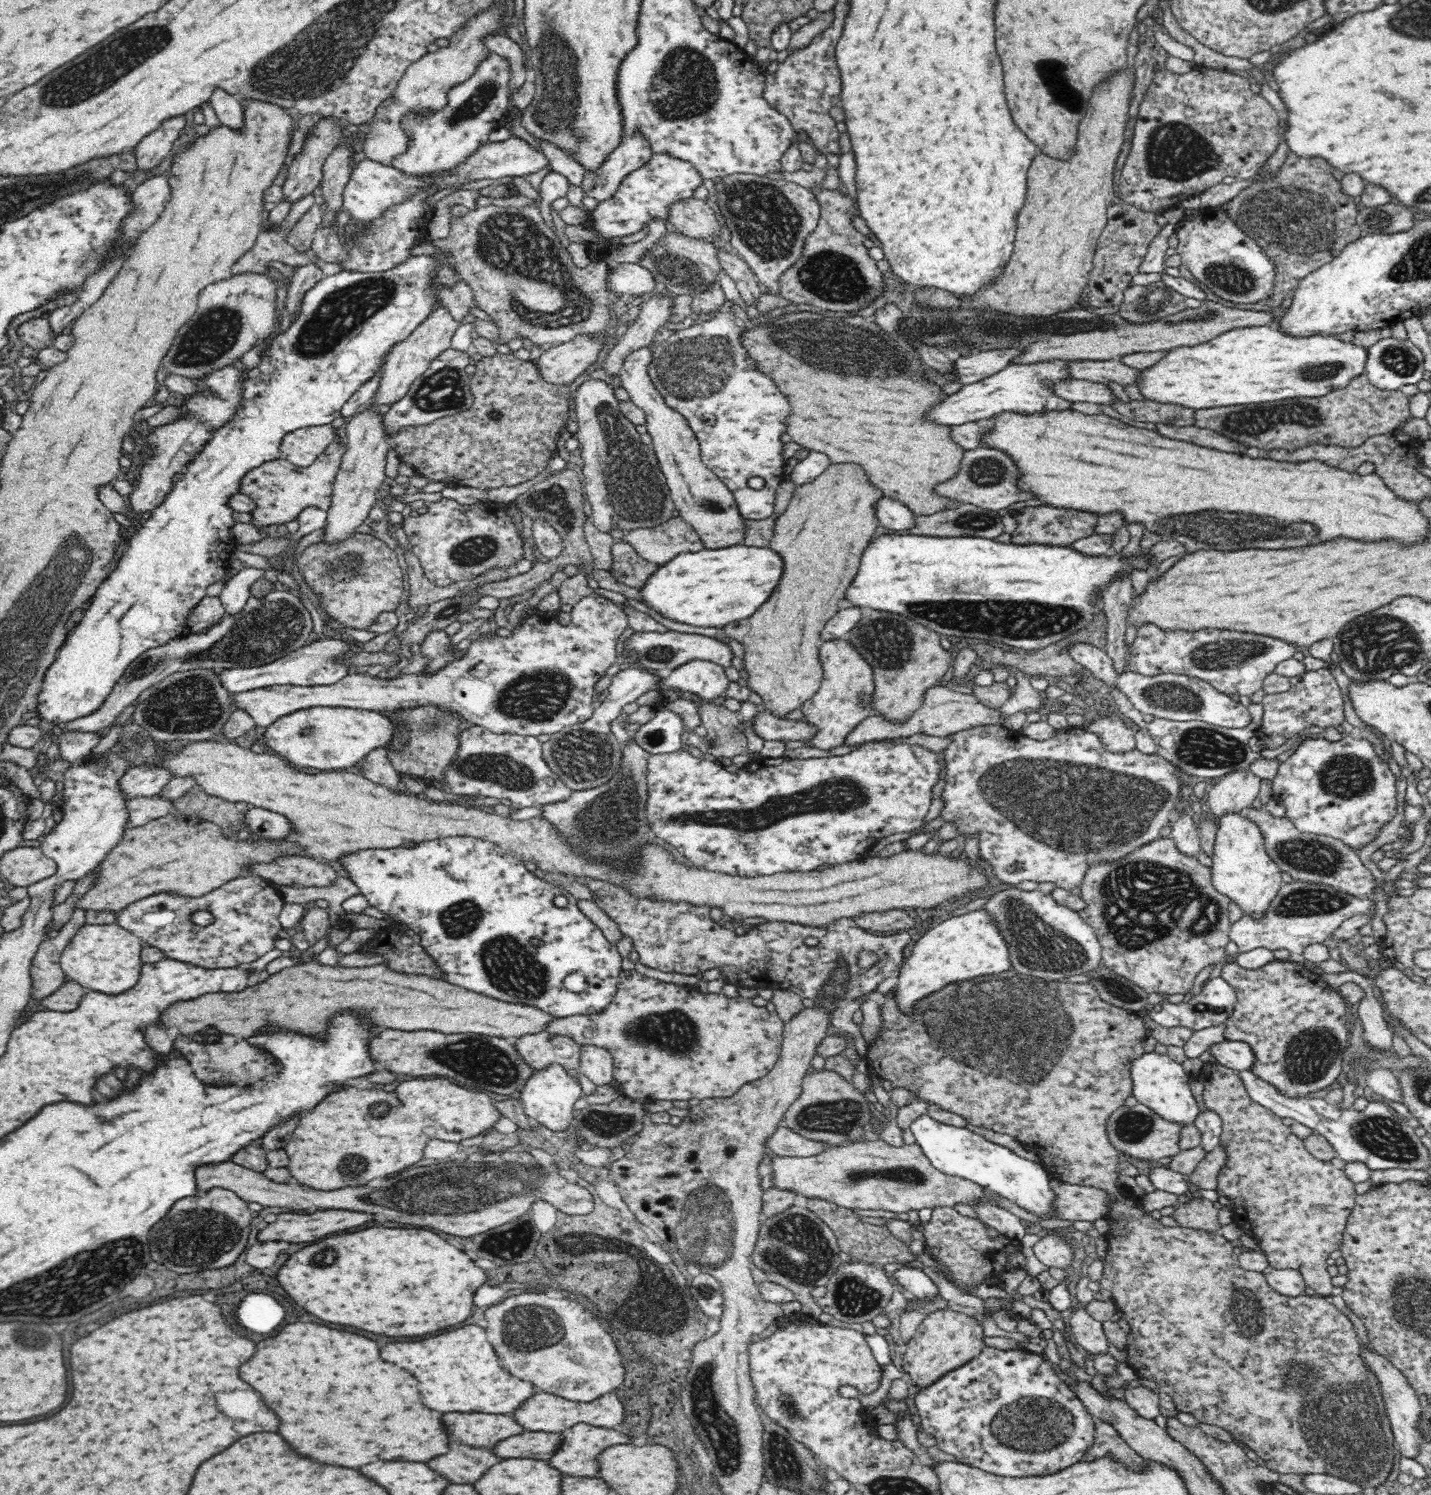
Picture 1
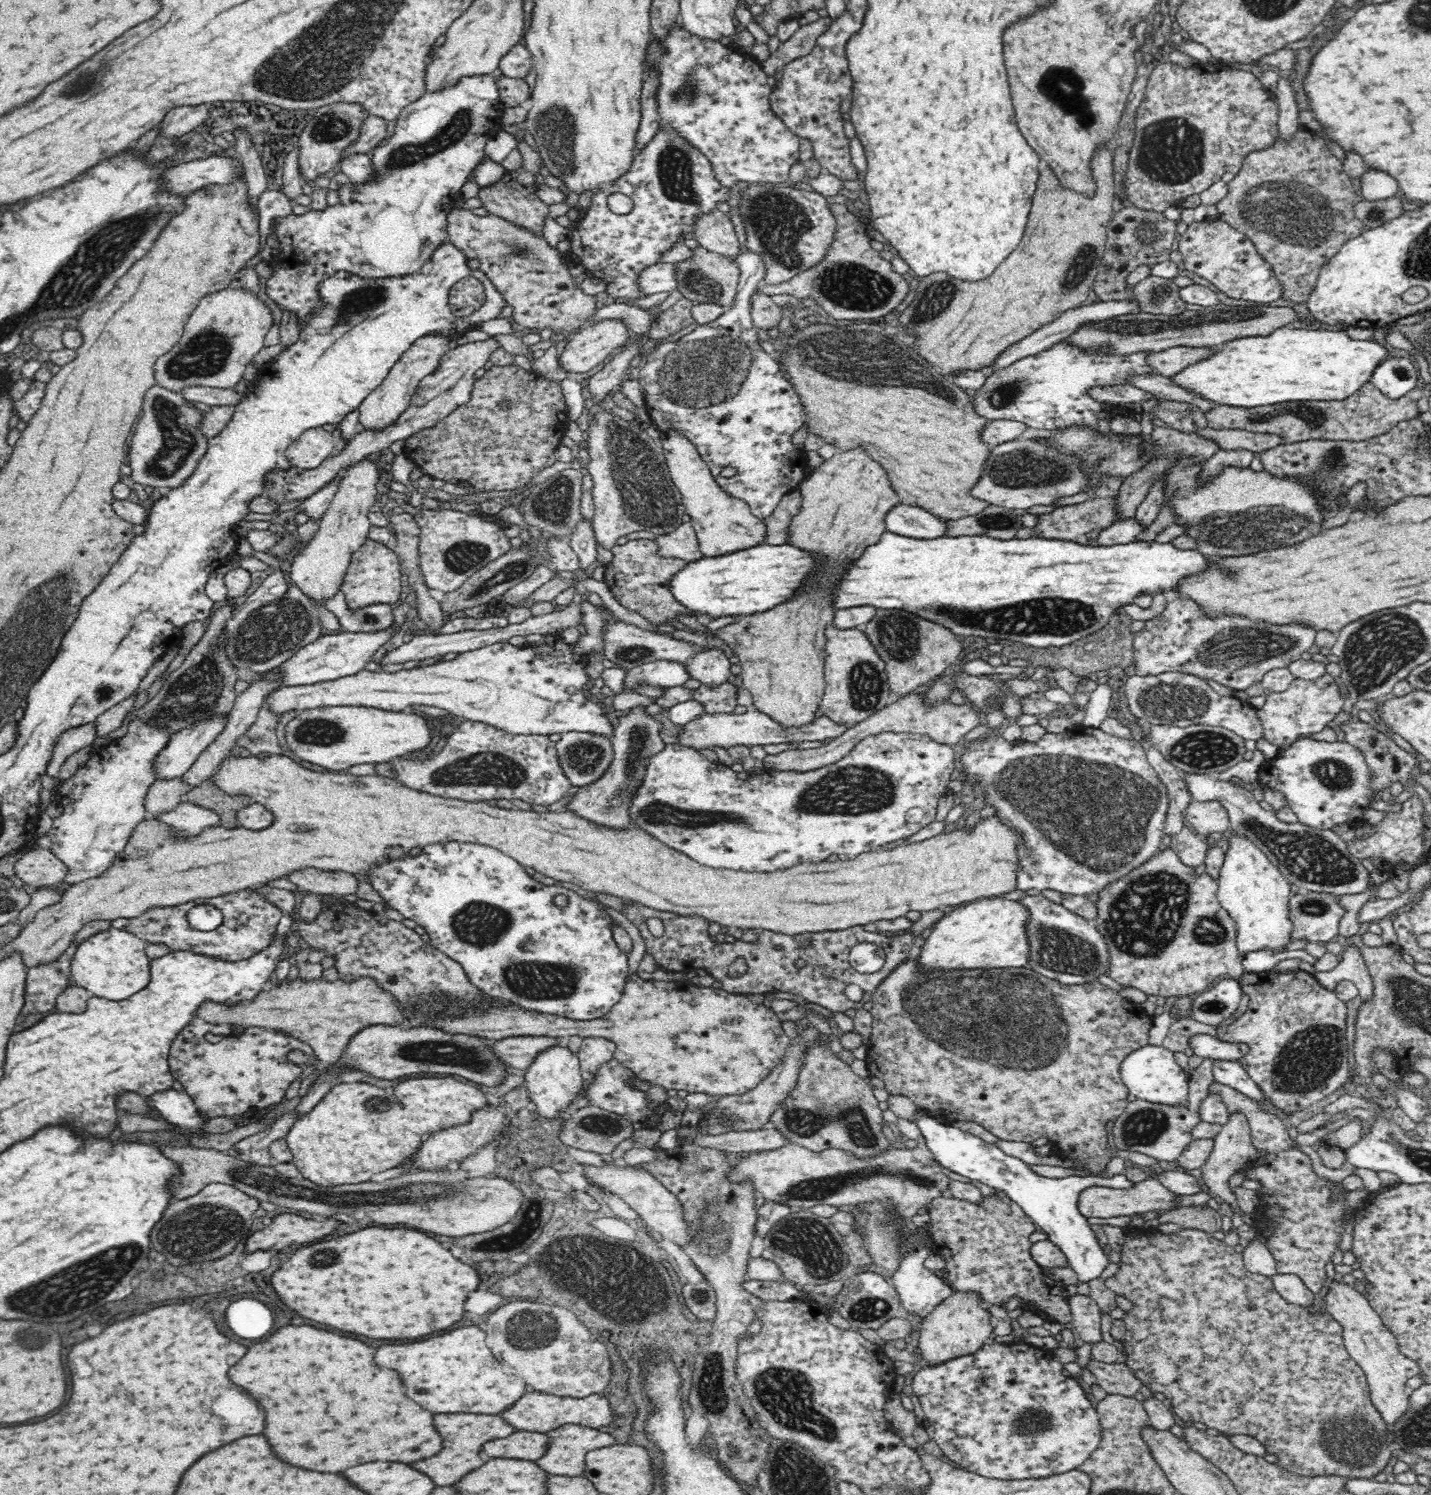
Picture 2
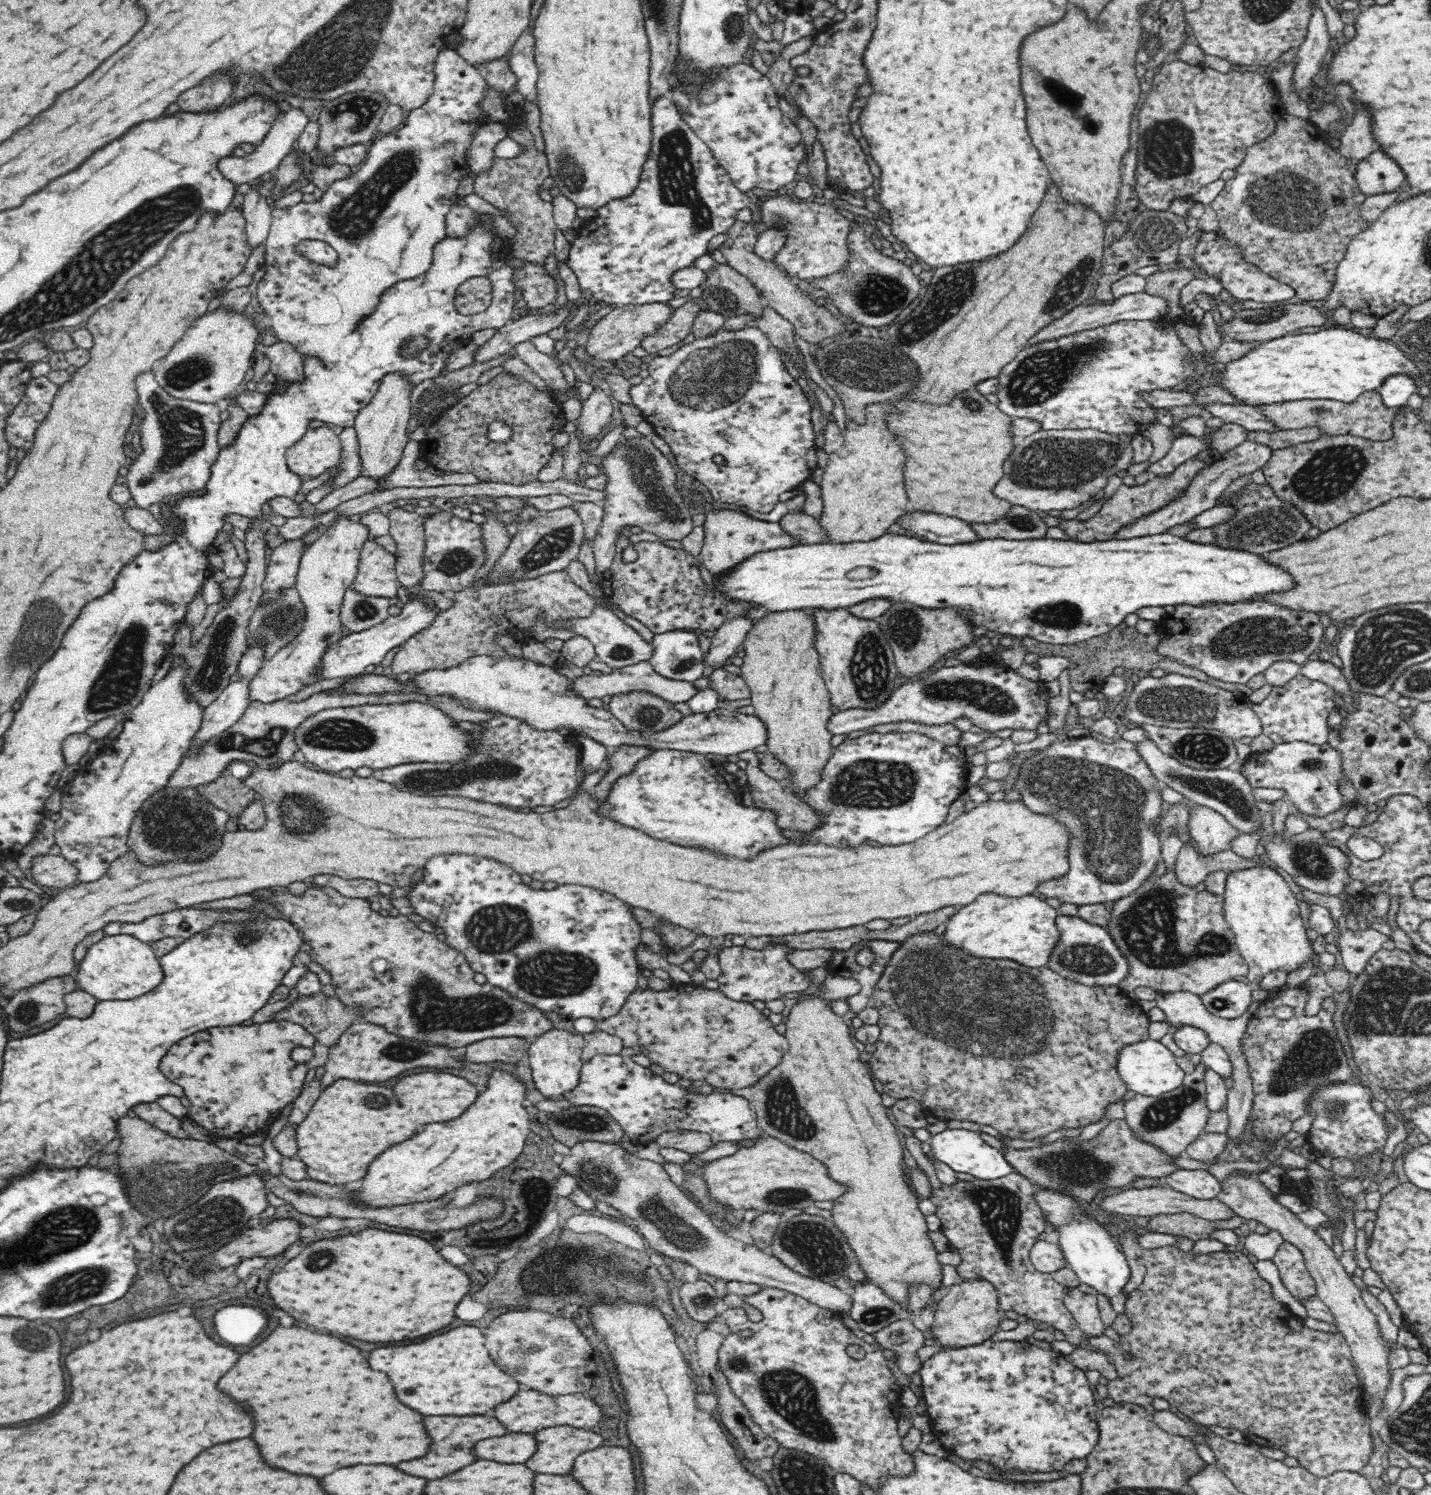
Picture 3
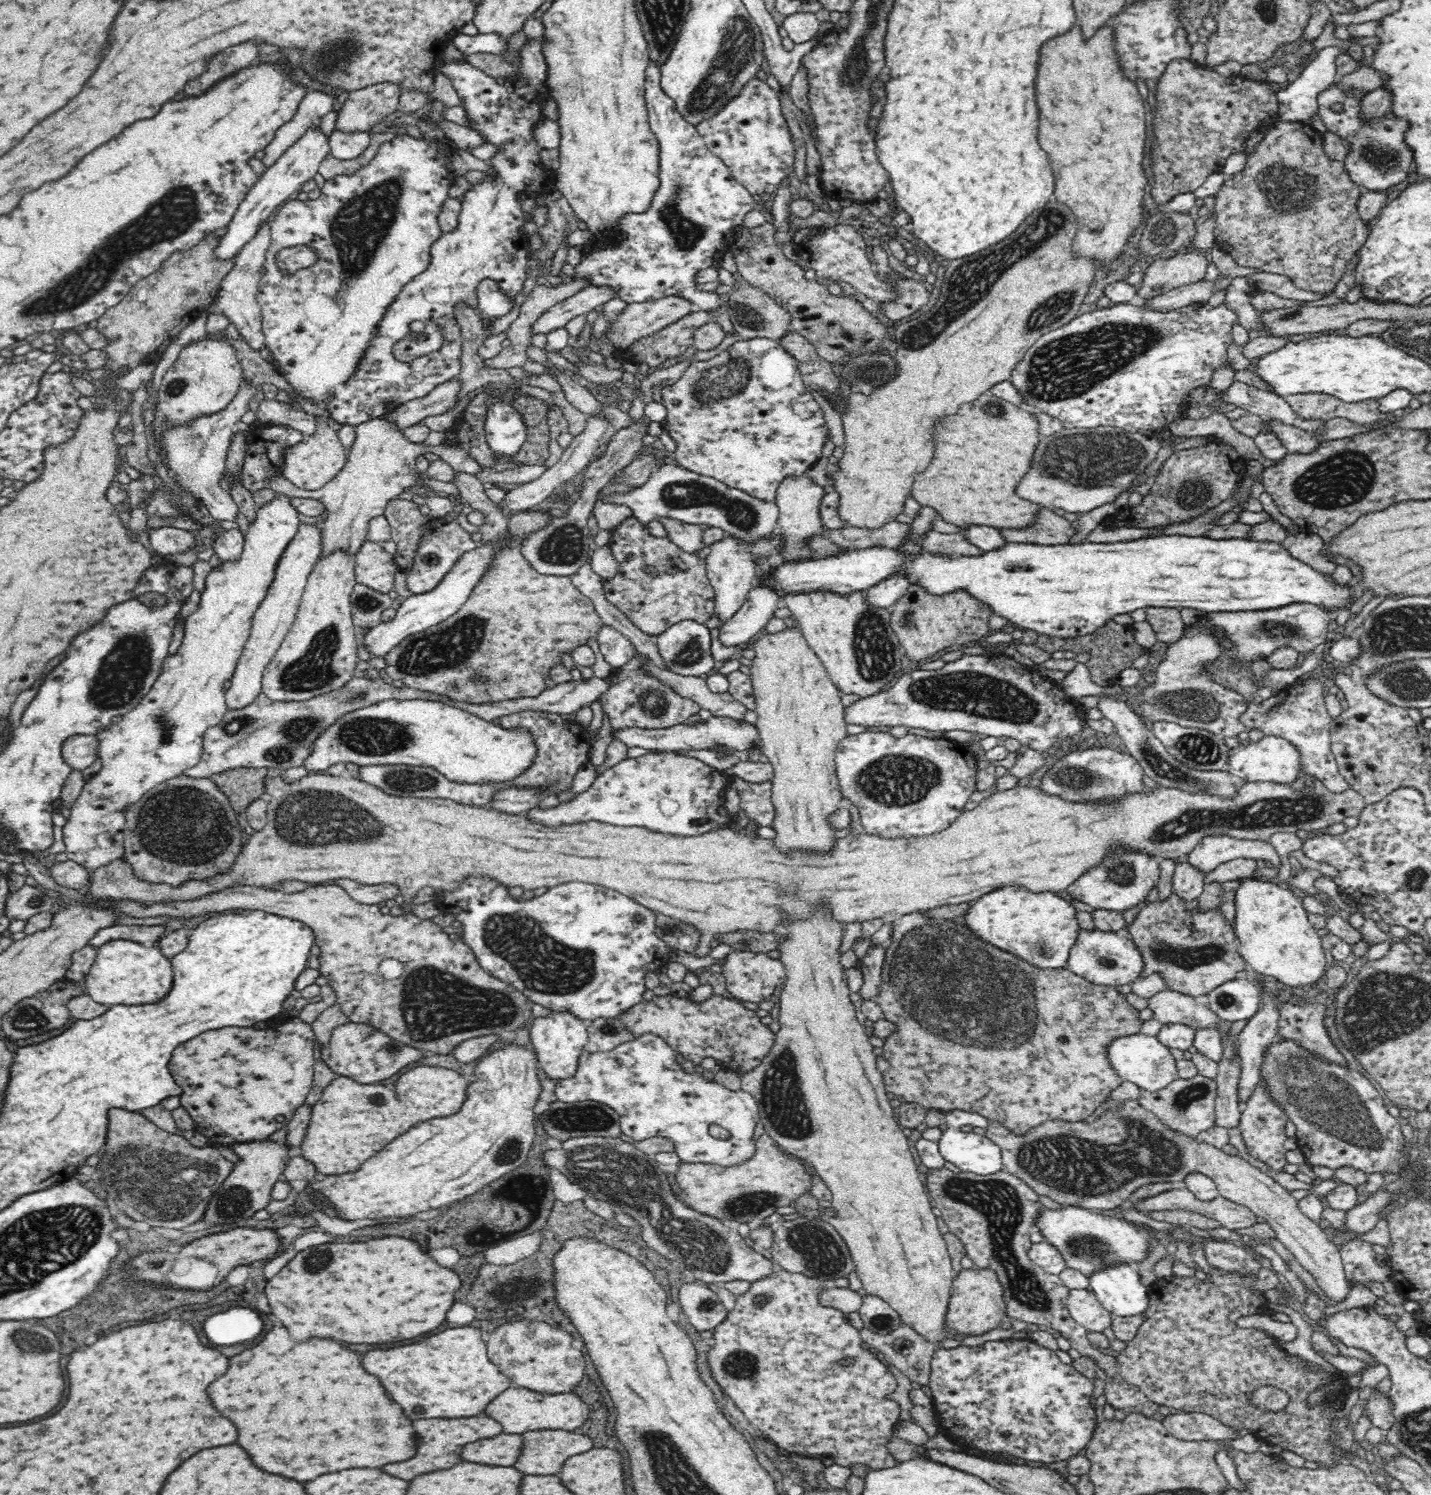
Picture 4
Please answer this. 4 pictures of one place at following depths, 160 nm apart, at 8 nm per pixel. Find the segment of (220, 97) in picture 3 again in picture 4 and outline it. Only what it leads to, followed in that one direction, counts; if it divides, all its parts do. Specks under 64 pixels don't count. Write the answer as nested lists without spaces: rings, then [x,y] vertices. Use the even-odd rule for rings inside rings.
[[[254,42],[238,44],[234,48],[228,48],[226,52],[220,52],[210,60],[208,70],[198,76],[200,86],[186,86],[184,92],[186,96],[202,96],[206,90],[210,90],[216,82],[236,74],[242,68],[248,68],[258,56],[258,46]]]

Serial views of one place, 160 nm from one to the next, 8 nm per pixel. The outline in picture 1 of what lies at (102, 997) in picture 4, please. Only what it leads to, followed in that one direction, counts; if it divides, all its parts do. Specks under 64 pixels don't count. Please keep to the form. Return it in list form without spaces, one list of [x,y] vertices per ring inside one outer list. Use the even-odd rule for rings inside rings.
[[[84,924],[76,930],[60,954],[60,966],[69,980],[79,982],[86,990],[120,994],[138,982],[141,966],[141,940],[129,930],[114,924]]]

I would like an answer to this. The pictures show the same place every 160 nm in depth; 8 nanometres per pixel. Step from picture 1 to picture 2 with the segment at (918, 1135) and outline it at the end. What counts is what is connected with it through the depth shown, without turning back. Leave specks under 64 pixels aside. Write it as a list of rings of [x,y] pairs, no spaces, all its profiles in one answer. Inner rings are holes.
[[[924,1115],[917,1120],[917,1125],[938,1164],[952,1172],[966,1176],[970,1180],[986,1184],[997,1193],[1006,1194],[1011,1202],[1022,1208],[1035,1227],[1041,1228],[1048,1235],[1049,1240],[1058,1246],[1066,1256],[1069,1268],[1072,1268],[1078,1277],[1076,1284],[1065,1286],[1062,1291],[1064,1299],[1069,1300],[1077,1293],[1076,1288],[1080,1282],[1090,1282],[1090,1280],[1100,1277],[1110,1262],[1098,1245],[1096,1234],[1091,1230],[1088,1220],[1082,1217],[1078,1211],[1079,1194],[1086,1188],[1096,1186],[1130,1190],[1135,1185],[1132,1180],[1128,1180],[1122,1173],[1114,1174],[1112,1177],[1095,1177],[1094,1175],[1070,1175],[1057,1179],[1044,1177],[1036,1173],[1032,1169],[1032,1165],[1005,1154],[995,1144],[953,1125],[945,1122],[939,1123],[934,1117]]]

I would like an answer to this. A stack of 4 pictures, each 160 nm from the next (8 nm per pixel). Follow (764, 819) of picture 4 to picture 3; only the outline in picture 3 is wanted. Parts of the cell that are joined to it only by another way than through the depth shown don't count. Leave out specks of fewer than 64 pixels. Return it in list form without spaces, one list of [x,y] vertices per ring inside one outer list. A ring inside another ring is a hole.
[[[750,750],[737,756],[747,762],[745,772],[753,802],[758,808],[773,810],[780,828],[810,832],[814,826],[818,826],[820,817],[814,813],[814,809],[787,791],[783,782],[766,775],[759,767],[760,760],[756,752]]]

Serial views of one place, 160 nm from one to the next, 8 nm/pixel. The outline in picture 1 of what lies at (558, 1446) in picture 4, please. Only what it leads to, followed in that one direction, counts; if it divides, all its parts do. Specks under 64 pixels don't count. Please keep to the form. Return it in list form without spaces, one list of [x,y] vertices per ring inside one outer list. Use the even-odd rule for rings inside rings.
[[[576,1424],[562,1432],[564,1444],[550,1458],[550,1464],[568,1476],[598,1476],[598,1454],[610,1446],[632,1444],[633,1438],[617,1429]]]

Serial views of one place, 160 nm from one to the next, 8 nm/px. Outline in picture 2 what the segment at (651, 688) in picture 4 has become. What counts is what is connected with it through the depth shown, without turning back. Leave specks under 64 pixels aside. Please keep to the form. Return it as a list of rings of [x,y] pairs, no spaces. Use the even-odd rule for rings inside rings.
[[[642,706],[632,708],[628,716],[622,716],[619,719],[618,728],[613,732],[611,739],[614,746],[614,758],[610,768],[597,782],[580,787],[569,798],[565,808],[566,811],[572,811],[574,815],[600,827],[626,830],[634,823],[631,816],[631,804],[637,795],[637,790],[644,782],[650,757],[661,752],[665,744],[659,734],[660,730],[663,730],[662,724],[650,718]]]

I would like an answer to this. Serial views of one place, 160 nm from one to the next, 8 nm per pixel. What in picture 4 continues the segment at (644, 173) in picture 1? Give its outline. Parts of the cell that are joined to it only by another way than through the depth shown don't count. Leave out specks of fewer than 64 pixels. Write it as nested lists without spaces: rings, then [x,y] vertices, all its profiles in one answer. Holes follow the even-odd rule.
[[[651,61],[646,69],[645,99],[649,125],[659,142],[658,190],[650,200],[650,208],[646,208],[642,213],[620,216],[607,234],[601,233],[591,238],[592,241],[595,238],[608,240],[610,233],[616,233],[618,235],[612,240],[612,246],[596,247],[596,244],[584,244],[581,262],[574,266],[574,277],[590,281],[588,285],[613,288],[614,299],[624,301],[627,305],[678,296],[692,303],[695,309],[710,313],[718,309],[724,297],[696,290],[695,277],[704,268],[715,267],[721,263],[724,251],[730,246],[732,233],[742,228],[746,213],[759,207],[760,202],[738,184],[725,162],[711,151],[695,125],[690,124],[678,112],[676,103],[661,87],[660,69],[658,65],[654,65],[654,61]],[[619,234],[624,234],[626,239],[619,240]]]

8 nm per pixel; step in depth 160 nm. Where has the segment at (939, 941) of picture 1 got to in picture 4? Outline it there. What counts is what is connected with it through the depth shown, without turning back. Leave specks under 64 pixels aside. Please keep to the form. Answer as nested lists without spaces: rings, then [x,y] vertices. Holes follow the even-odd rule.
[[[998,888],[982,898],[978,898],[966,912],[964,922],[966,927],[978,935],[984,943],[990,944],[1000,950],[1016,954],[1032,966],[1043,969],[1062,968],[1068,960],[1071,948],[1076,943],[1078,936],[1078,921],[1076,909],[1068,903],[1068,898],[1053,892],[1030,892],[1024,888]]]

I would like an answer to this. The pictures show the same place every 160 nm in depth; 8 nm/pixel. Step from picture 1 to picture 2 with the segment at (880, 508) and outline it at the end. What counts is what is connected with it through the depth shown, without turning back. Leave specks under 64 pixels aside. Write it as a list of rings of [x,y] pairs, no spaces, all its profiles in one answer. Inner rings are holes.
[[[901,503],[886,512],[884,524],[888,532],[914,538],[940,538],[946,532],[946,525],[940,517]]]

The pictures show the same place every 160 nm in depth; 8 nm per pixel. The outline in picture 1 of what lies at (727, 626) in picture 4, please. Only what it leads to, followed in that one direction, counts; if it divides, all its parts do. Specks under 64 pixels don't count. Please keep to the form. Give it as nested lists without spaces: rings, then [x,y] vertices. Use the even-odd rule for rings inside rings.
[[[691,660],[670,672],[663,674],[656,688],[659,692],[669,689],[688,691],[698,695],[704,701],[712,702],[725,695],[728,678],[724,667],[705,660]]]

